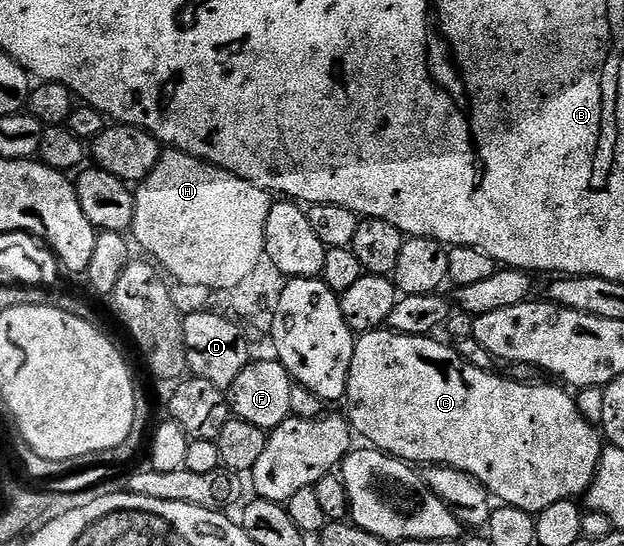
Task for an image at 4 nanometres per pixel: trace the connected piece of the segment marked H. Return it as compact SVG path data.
M166 149L159 164L155 164L153 171L136 187L133 199L132 241L136 245L138 242L173 282L227 292L247 280L247 276L251 276L251 272L255 272L257 265L265 258L267 216L274 203L269 191L210 162L204 162L202 158L181 150Z

